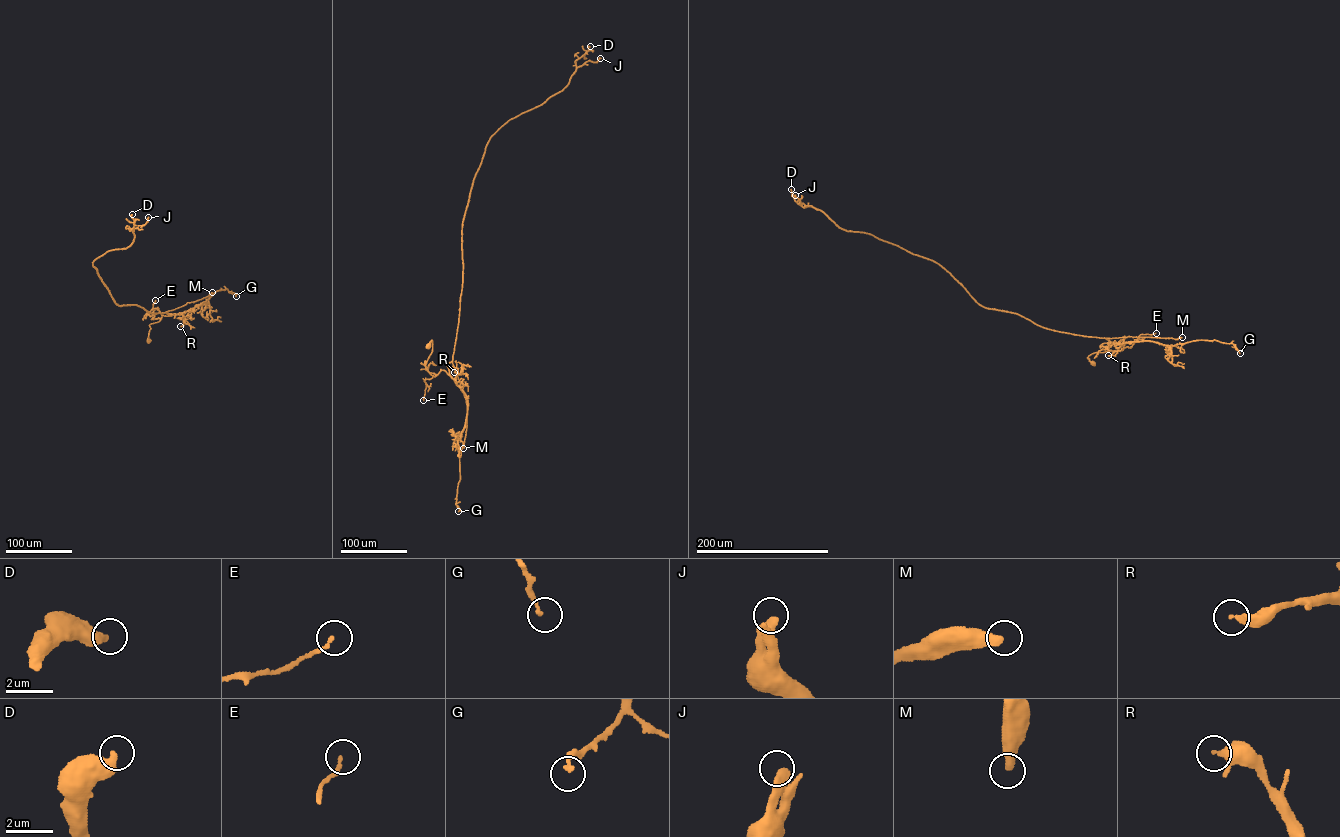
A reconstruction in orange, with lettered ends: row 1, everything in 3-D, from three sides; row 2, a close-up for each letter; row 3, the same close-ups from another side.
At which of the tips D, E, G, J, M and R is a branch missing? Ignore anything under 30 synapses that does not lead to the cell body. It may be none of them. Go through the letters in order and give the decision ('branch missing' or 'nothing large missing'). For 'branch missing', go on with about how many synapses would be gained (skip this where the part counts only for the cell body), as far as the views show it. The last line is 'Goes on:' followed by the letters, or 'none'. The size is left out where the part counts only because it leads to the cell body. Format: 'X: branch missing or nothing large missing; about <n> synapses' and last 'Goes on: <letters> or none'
D: nothing large missing
E: nothing large missing
G: nothing large missing
J: nothing large missing
M: branch missing; about 150 synapses
R: nothing large missing
Goes on: M

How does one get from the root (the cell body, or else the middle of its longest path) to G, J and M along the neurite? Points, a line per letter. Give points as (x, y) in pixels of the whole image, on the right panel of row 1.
G: (1092, 363), (1092, 353), (1122, 350), (1114, 344), (1130, 341), (1215, 340), (1233, 343), (1240, 353)
J: (1092, 363), (1091, 354), (1123, 345), (985, 308), (938, 264), (846, 231), (795, 195)
M: (1092, 363), (1087, 358), (1092, 353), (1123, 349), (1122, 344), (1114, 344), (1105, 338), (1182, 337)

